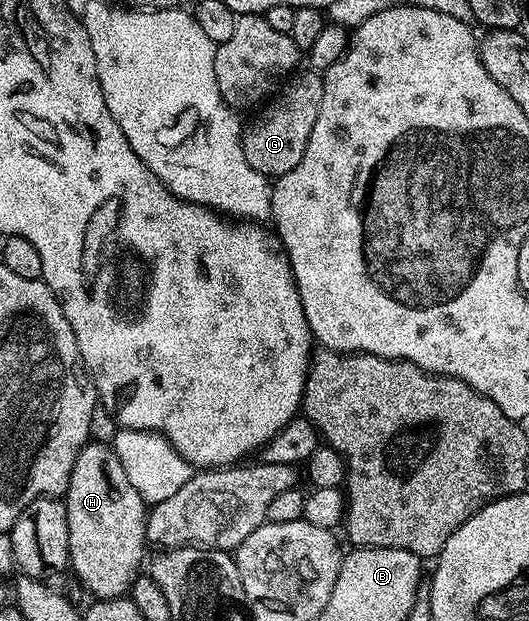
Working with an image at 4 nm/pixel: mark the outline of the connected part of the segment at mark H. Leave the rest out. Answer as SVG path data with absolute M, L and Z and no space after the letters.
M89 442L81 450L81 454L77 454L77 462L71 471L69 478L69 486L65 493L65 503L67 505L67 525L69 526L69 554L71 559L69 561L70 571L75 571L75 576L92 592L92 597L101 600L113 600L122 597L124 593L130 589L131 583L135 581L135 577L140 575L143 564L143 548L147 544L147 514L149 511L148 505L144 504L141 494L137 494L137 490L133 490L133 482L129 482L129 478L125 478L125 470L121 466L121 462L115 456L114 447L103 444L95 444L96 442Z

